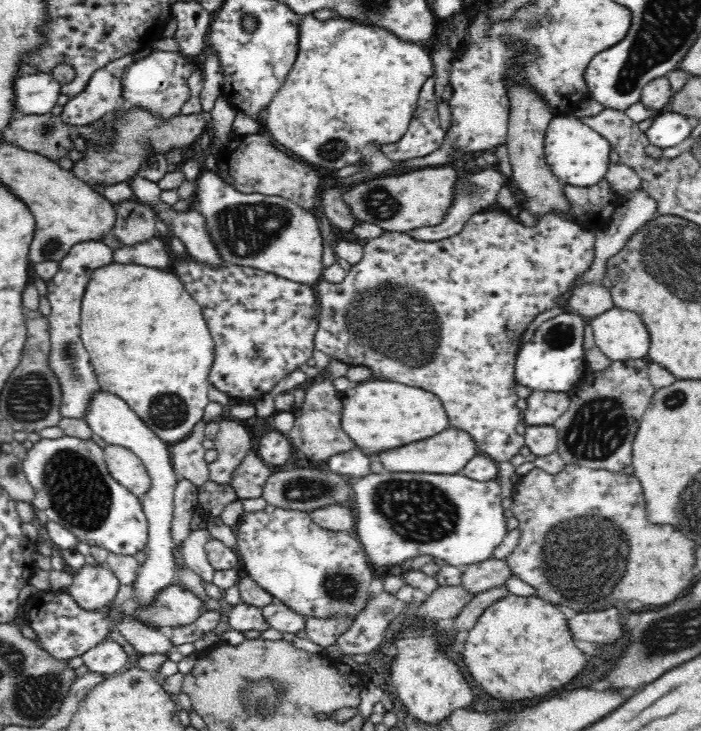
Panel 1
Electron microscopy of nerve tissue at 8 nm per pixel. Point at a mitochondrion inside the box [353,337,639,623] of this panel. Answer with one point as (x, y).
(576, 553)

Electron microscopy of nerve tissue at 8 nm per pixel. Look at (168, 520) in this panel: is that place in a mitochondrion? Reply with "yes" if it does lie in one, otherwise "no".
no

